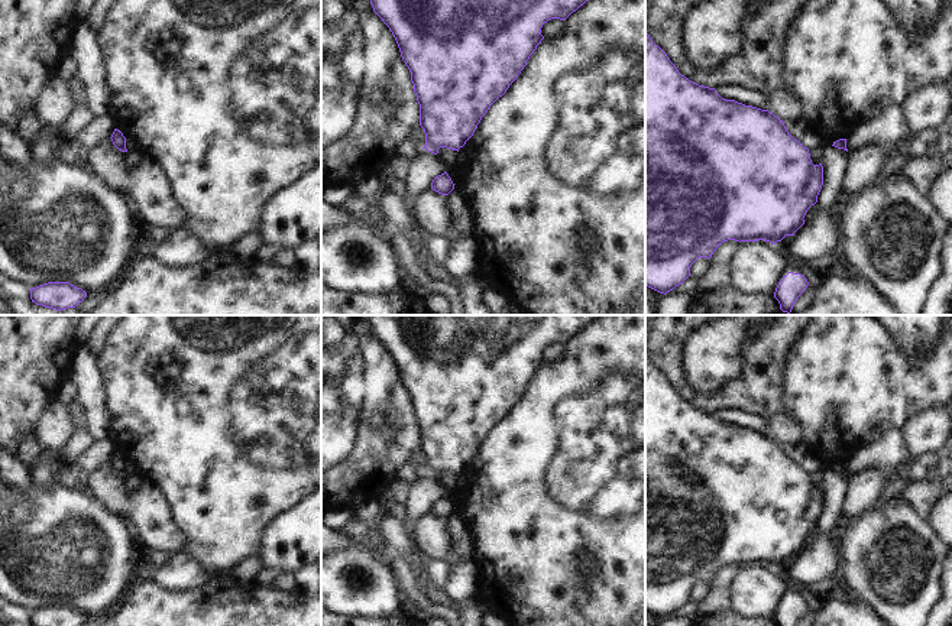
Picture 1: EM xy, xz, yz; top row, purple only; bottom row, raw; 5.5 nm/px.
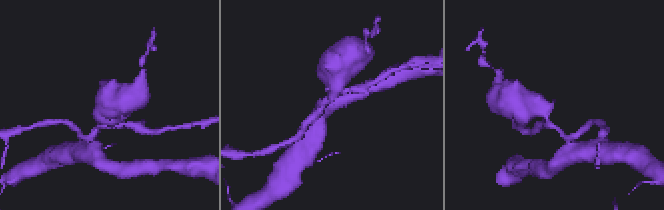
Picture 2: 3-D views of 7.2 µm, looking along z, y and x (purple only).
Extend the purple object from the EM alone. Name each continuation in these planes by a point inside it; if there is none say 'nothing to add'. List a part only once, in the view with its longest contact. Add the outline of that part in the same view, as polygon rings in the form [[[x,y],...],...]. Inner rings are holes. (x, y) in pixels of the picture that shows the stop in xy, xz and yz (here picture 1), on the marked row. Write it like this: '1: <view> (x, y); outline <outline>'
nothing to add

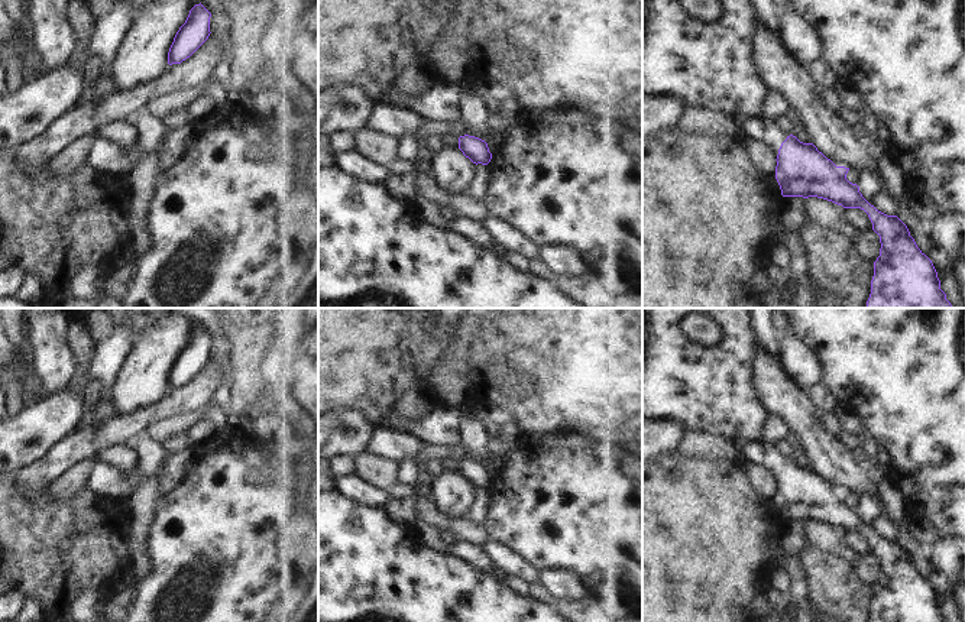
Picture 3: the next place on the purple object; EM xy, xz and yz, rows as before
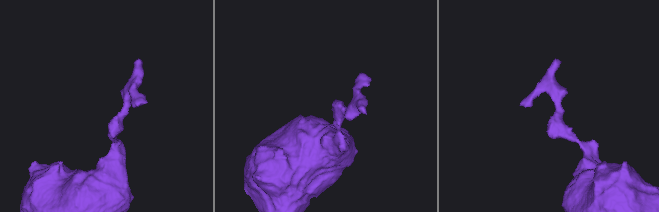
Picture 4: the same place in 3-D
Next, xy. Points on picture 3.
nothing to add

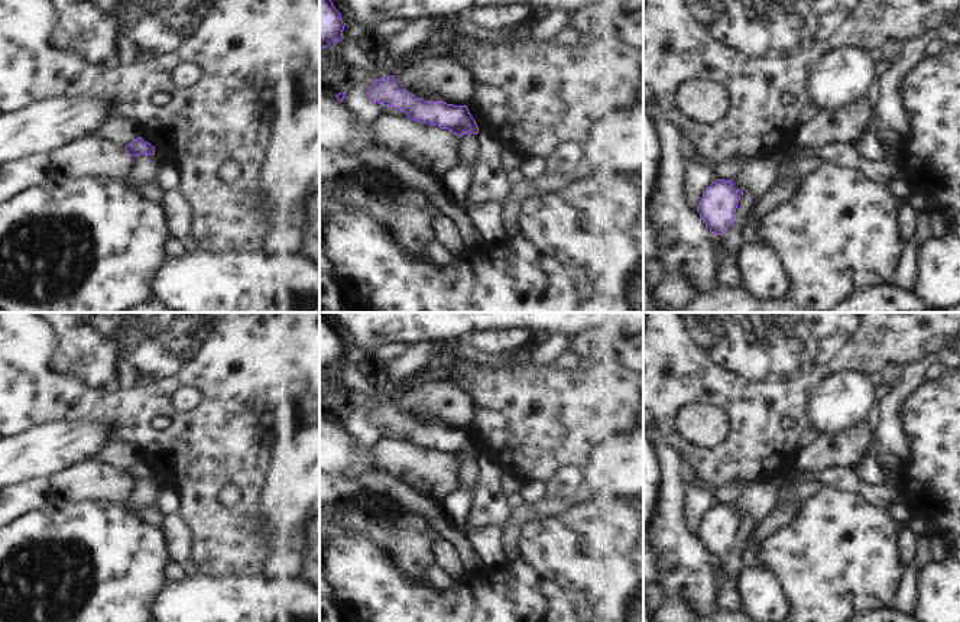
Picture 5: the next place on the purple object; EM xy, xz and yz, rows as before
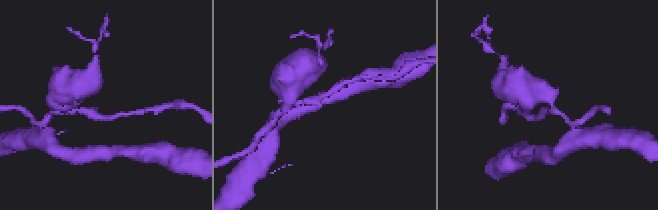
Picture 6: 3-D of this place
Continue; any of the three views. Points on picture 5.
nothing to add

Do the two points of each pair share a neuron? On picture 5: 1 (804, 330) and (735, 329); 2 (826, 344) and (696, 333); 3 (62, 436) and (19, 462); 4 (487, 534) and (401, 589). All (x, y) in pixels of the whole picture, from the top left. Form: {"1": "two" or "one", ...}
{"1": "one", "2": "one", "3": "one", "4": "two"}

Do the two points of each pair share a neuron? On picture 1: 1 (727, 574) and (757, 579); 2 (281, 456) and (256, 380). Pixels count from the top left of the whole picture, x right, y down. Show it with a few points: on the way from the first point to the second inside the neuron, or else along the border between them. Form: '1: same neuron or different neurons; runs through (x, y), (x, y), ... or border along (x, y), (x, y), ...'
1: different neurons; border along (740, 567), (731, 586), (729, 606)
2: same neuron; runs through (262, 437), (256, 431), (256, 399)

